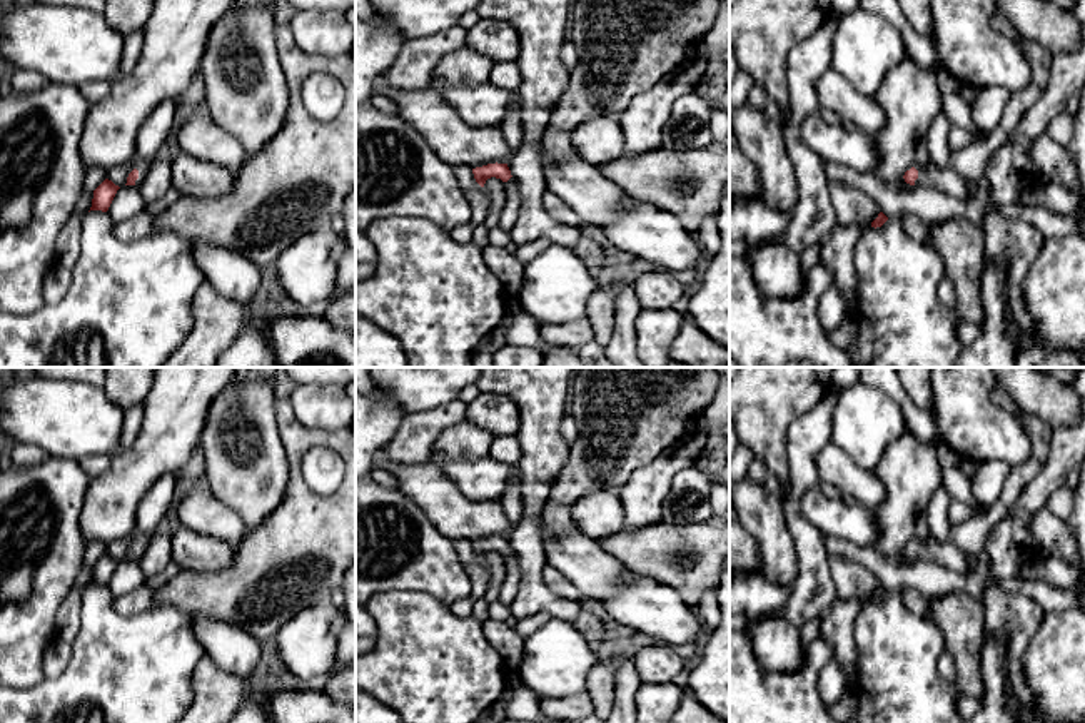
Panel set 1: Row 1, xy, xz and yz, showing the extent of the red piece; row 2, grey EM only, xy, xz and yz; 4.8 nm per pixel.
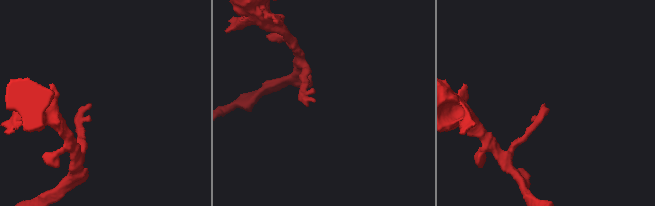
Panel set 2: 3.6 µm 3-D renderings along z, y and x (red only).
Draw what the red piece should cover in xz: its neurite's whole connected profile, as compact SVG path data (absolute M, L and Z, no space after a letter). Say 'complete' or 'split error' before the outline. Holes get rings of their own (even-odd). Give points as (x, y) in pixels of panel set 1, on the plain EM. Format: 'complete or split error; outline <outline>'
split error; outline M487 538L472 543L476 556L484 561L486 554L491 551L501 553L506 558L506 579L499 589L499 601L511 604L517 594L521 583L521 568L516 554L511 549L507 538Z

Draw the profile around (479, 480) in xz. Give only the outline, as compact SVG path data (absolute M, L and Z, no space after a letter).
M432 451L431 459L444 471L446 478L472 501L501 501L512 474L511 466L489 456L472 461L451 461Z

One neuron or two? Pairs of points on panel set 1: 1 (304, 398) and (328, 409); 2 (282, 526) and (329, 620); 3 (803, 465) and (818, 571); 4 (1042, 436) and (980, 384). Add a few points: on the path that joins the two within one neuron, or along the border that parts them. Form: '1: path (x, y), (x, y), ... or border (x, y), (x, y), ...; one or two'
1: path (309, 403), (322, 408); one
2: border (328, 600), (299, 610), (286, 621); two
3: path (795, 491), (793, 516), (808, 545); one
4: border (997, 384), (994, 398), (1022, 423); two

